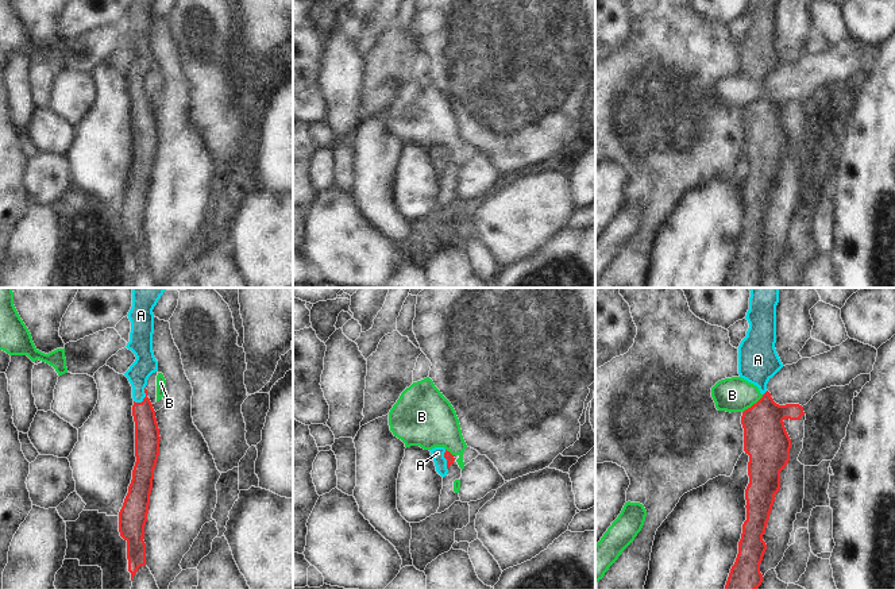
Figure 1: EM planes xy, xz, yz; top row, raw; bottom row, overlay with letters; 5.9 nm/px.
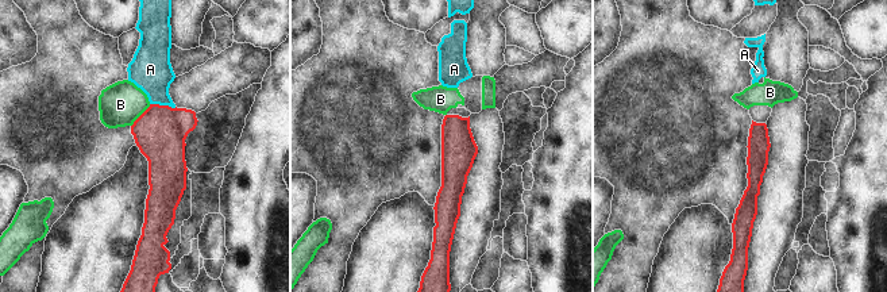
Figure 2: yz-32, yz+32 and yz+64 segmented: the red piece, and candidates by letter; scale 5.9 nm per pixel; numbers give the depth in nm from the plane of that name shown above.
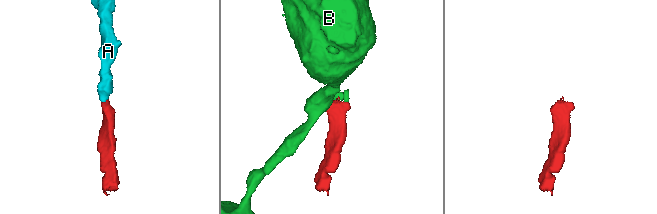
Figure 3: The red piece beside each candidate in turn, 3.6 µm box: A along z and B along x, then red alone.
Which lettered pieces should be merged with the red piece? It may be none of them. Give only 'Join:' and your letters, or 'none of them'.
Join: A

